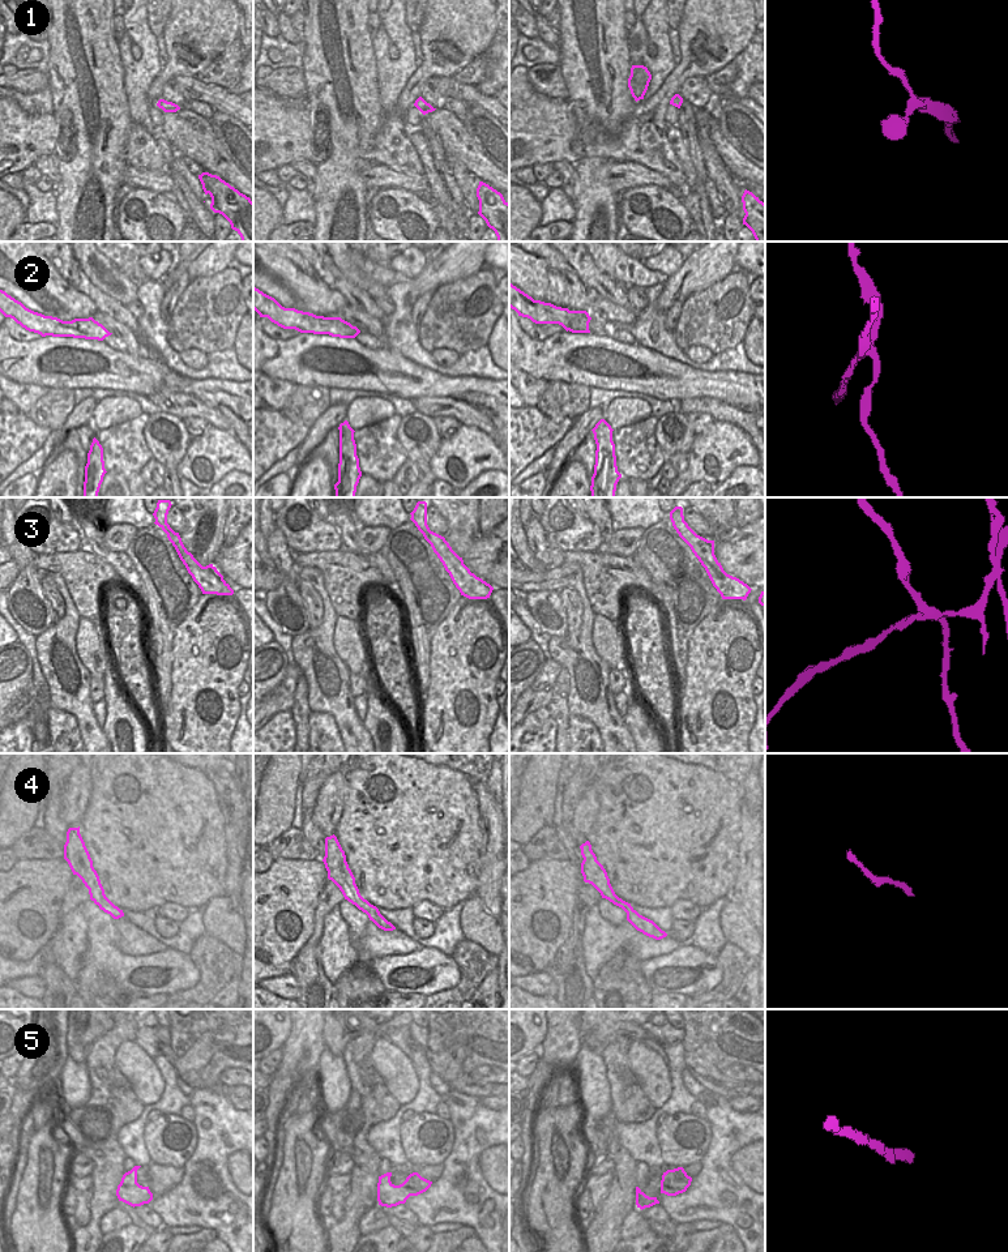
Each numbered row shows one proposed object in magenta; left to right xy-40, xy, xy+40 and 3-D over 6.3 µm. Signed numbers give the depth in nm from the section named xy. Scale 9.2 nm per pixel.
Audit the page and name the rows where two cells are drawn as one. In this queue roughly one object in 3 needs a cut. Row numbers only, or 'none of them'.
2, 3

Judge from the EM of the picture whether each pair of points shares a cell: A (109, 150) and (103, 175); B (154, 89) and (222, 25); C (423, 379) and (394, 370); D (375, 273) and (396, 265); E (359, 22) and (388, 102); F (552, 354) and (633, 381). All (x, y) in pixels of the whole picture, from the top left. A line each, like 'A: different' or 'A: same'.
A: same
B: same
C: same
D: different
E: different
F: same

